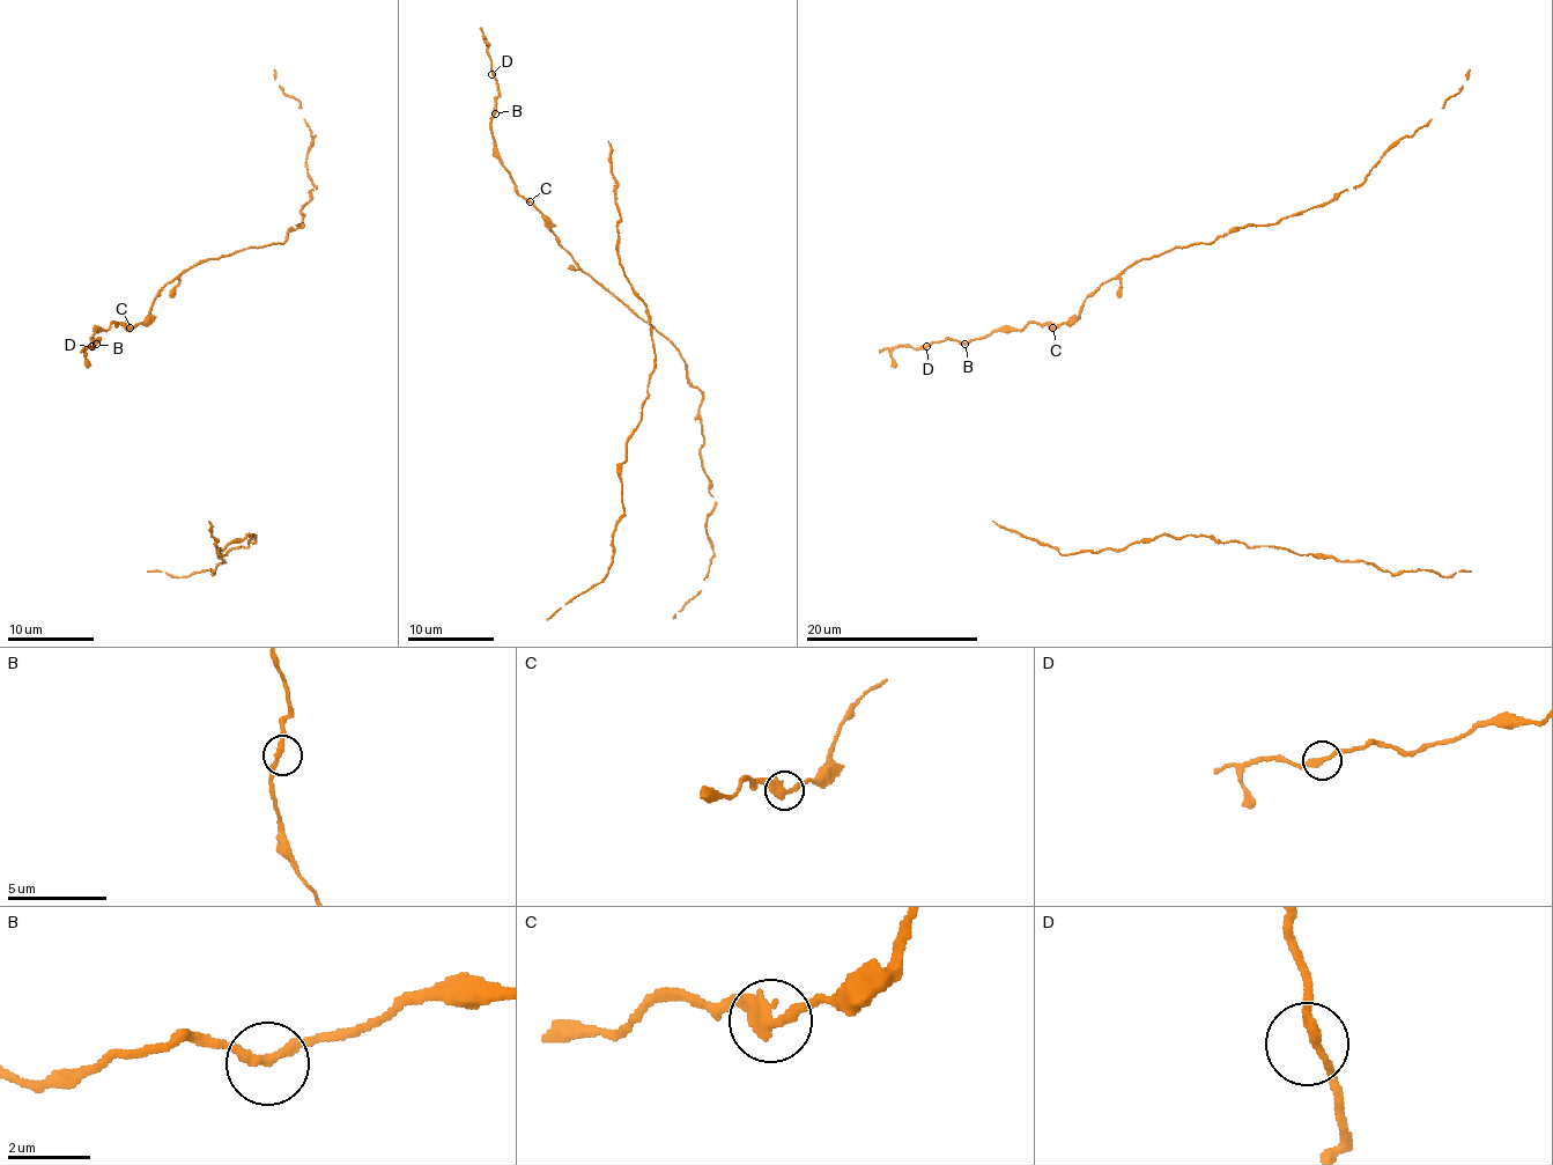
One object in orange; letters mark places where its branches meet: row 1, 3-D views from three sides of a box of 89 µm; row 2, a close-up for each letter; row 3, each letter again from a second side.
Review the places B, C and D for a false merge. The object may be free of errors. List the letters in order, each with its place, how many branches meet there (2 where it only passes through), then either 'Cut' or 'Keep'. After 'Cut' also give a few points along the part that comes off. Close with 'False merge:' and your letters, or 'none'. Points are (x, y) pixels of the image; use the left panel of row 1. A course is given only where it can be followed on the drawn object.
B: Place: (96, 344). Branches: 2. Keep
C: Place: (130, 327). Branches: 2. Keep
D: Place: (91, 346). Branches: 2. Keep
False merge: none

